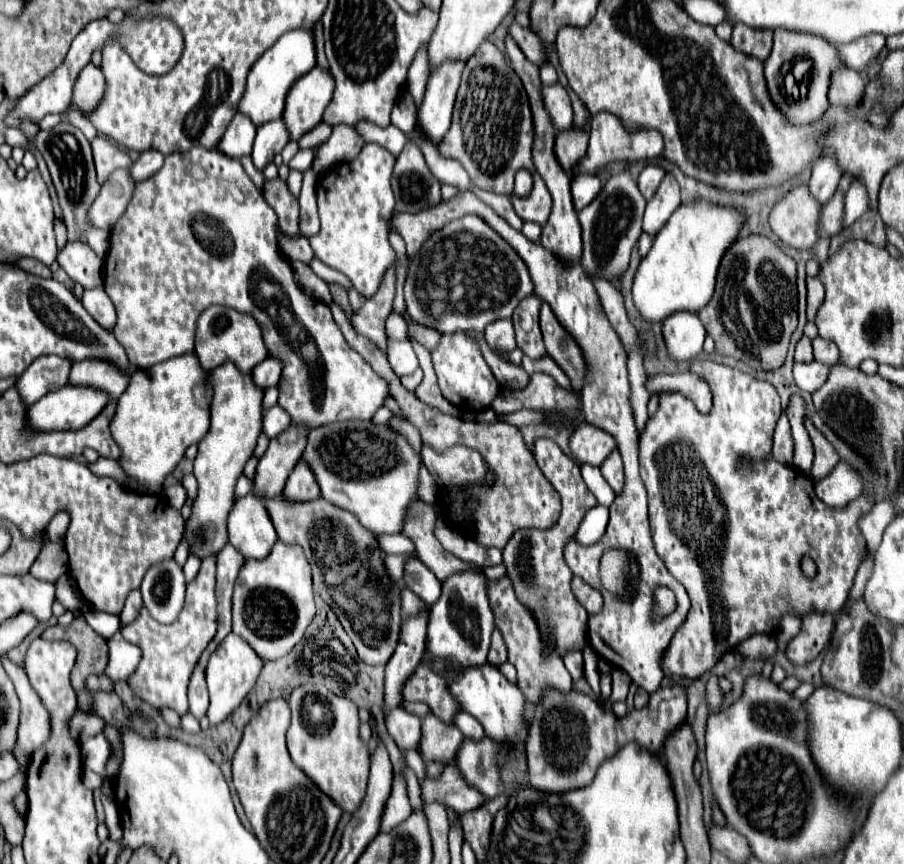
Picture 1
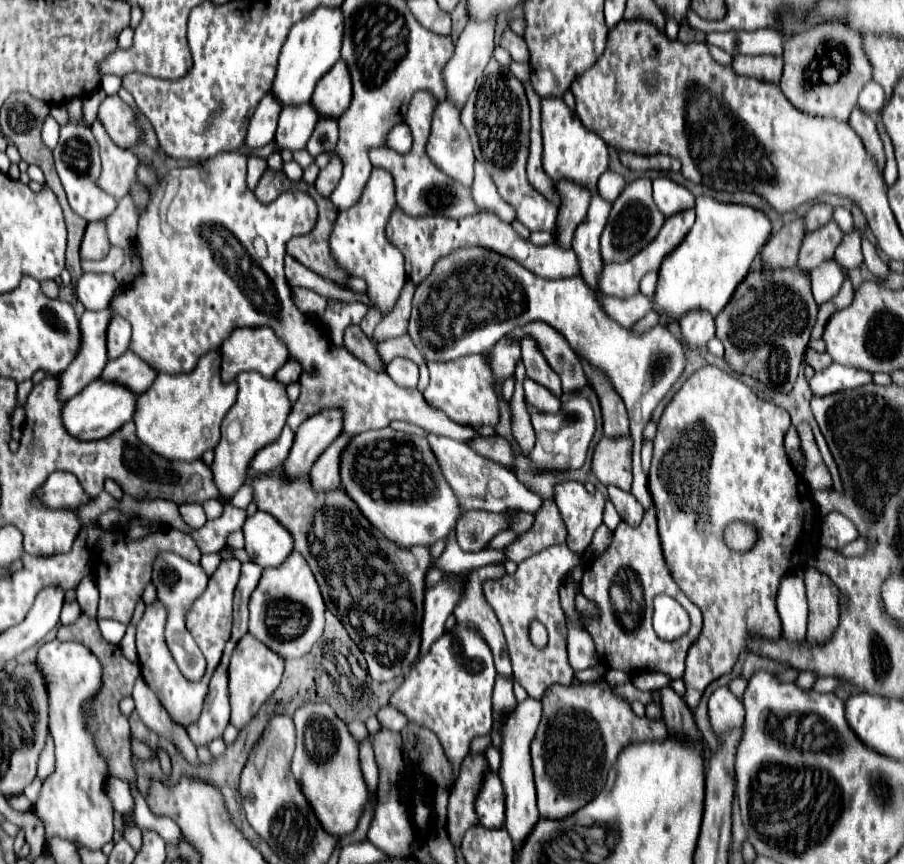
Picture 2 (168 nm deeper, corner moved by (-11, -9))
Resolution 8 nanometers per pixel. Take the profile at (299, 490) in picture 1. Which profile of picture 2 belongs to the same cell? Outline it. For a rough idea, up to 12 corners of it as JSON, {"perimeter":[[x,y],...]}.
{"perimeter":[[340,434],[314,462],[310,480],[318,492],[340,486],[340,456],[352,440]]}

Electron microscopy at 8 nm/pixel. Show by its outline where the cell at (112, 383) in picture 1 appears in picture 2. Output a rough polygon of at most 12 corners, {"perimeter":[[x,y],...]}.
{"perimeter":[[132,350],[110,360],[100,378],[138,396],[158,372]]}

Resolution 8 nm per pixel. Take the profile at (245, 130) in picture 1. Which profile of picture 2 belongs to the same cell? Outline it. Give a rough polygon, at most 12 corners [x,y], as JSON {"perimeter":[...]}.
{"perimeter":[[272,92],[260,100],[250,120],[246,144],[272,142],[282,104]]}

